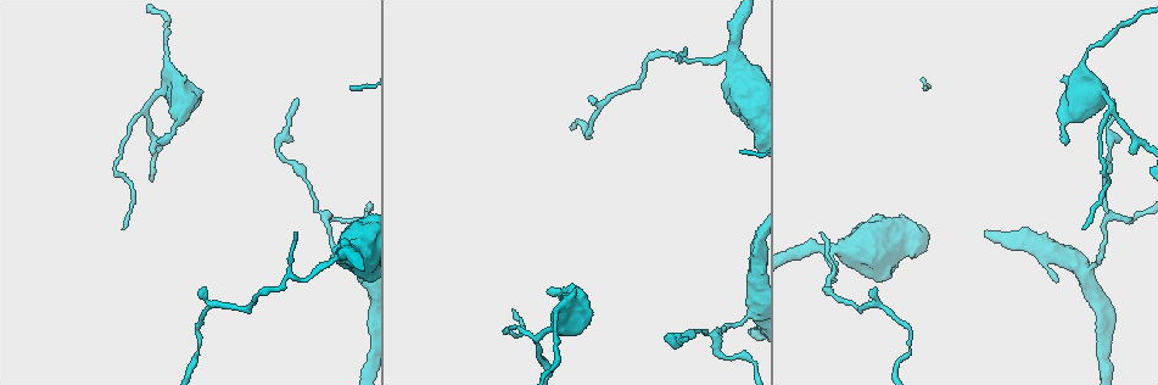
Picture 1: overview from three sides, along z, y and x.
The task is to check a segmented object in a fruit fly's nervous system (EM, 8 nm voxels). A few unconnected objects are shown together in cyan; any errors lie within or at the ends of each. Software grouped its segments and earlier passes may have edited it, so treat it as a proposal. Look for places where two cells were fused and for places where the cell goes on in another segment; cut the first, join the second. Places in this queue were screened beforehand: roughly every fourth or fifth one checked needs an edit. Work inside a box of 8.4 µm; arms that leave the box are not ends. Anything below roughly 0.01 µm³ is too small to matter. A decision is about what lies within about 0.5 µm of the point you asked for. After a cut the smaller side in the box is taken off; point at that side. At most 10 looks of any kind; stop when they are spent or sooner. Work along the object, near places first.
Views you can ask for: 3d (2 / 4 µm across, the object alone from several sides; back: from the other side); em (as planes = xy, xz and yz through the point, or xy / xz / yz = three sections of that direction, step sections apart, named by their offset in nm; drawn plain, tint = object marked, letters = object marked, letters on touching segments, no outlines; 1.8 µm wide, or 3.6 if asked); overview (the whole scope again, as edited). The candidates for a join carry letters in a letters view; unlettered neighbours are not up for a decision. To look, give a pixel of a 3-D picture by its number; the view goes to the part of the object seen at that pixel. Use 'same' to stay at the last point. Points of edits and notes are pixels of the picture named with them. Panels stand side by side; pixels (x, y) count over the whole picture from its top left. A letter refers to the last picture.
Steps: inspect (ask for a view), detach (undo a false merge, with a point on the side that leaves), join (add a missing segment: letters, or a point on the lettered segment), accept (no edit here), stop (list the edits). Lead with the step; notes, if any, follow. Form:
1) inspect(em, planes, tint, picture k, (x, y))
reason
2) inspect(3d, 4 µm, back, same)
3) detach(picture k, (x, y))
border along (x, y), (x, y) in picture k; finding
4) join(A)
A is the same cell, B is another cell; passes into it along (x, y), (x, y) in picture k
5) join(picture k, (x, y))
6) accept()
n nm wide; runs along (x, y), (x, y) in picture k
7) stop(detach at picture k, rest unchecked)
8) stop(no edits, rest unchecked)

inspect(3d, 2 µm, picture 1, (1114, 99))

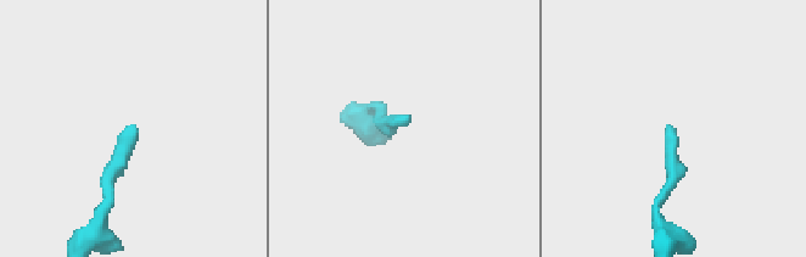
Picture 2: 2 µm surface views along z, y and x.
inspect(em, 3.6 µm, planes, letters, picture 2, (137, 131))
shape alone is not enough

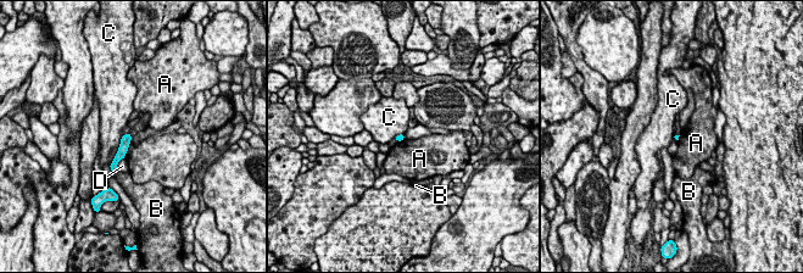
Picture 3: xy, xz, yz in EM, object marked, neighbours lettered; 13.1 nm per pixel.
accept()
C touches over 420 nm; A, B, C and D are other cells; border along (128, 150), (124, 156) in picture 3; none of them fits

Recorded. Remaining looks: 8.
inspect(em, yz, step 4, letters, picture 1, (160, 141))
free end

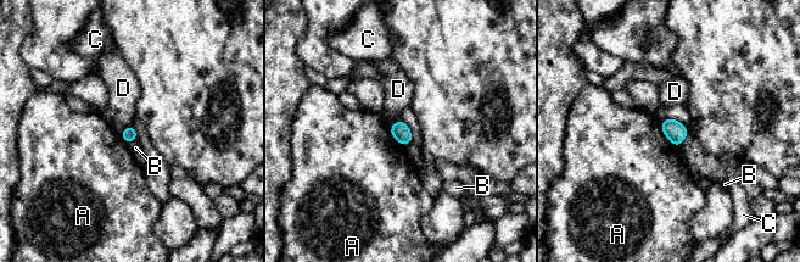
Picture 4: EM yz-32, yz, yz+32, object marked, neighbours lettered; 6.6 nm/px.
inspect(em, planes, letters, same)
another direction

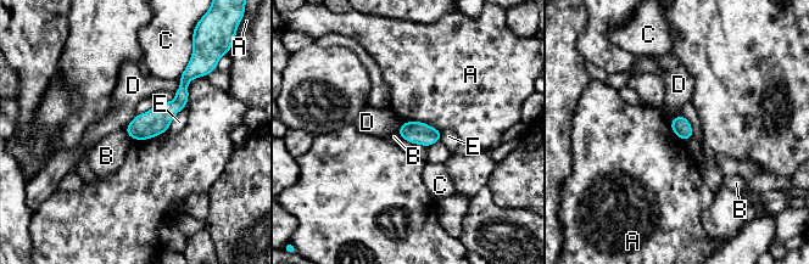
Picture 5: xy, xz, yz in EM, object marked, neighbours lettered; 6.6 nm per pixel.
accept()
120 nm wide; A, B, C, D and E are other cells; runs along (184, 77), (182, 96), (135, 136) in picture 5; no lettered segment goes on from it

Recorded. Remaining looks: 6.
inspect(em, 3.6 µm, xz, step 4, letters, picture 1, (323, 221))
a fork

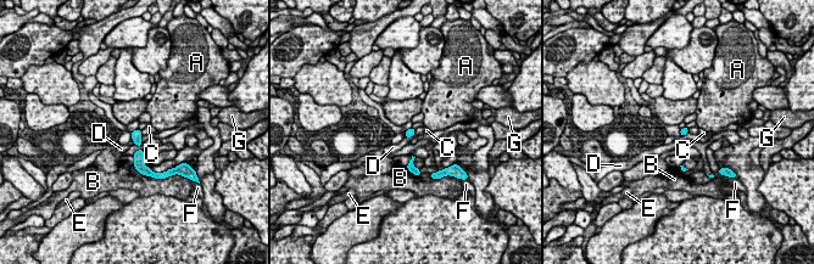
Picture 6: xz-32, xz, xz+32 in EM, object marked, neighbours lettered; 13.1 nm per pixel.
accept()
A, B, C, D, E, F and G are other cells; border along (414, 133), (405, 138) in picture 6; one cell here

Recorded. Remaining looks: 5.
inspect(em, 3.6 µm, planes, letters, picture 1, (733, 59))
a fork

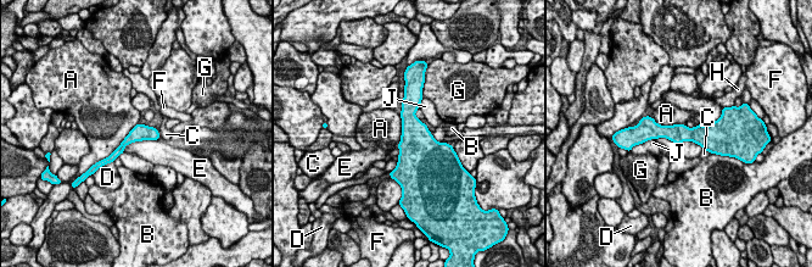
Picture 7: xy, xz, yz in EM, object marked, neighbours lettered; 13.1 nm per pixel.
accept()
A, B, C, D, E, F, G, H and J are other cells; border along (138, 122), (124, 139), (104, 159) in picture 7; all the same cell

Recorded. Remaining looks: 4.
stop(no edits, rest unchecked)

